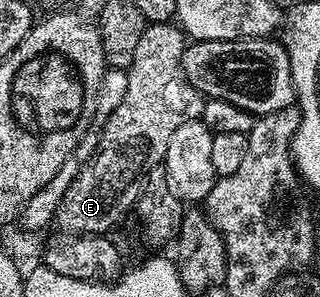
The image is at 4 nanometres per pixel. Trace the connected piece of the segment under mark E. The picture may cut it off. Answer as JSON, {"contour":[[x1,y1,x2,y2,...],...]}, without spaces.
{"contour":[[173,22,151,23,146,26,140,42,136,45,136,53,132,53,132,65,126,71,128,91,124,93,124,101,116,105,116,111,112,113,110,120,99,130,97,149,94,150,93,156,82,164,72,185,68,185,68,193,64,193,60,201,56,216,56,227,62,230,59,232,70,237,110,233,137,204,140,180,143,176,153,172,157,168,154,166,157,163,159,166,165,160,168,140,172,138,172,133,176,133,176,129,180,129,180,125,184,125,187,119,202,118,204,96,200,92,193,89,174,91,174,75,176,79,182,65,182,54,187,46,187,36]]}

